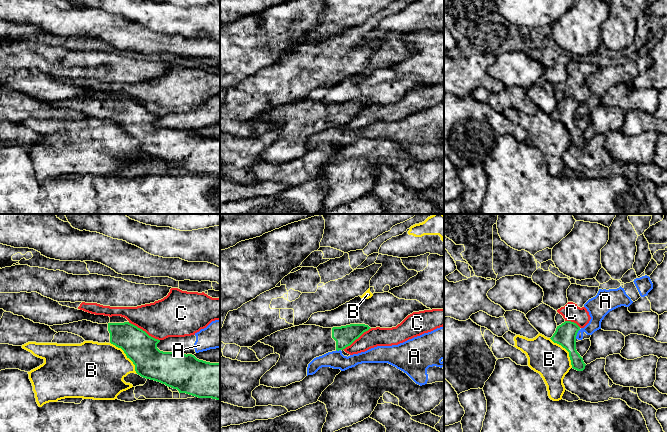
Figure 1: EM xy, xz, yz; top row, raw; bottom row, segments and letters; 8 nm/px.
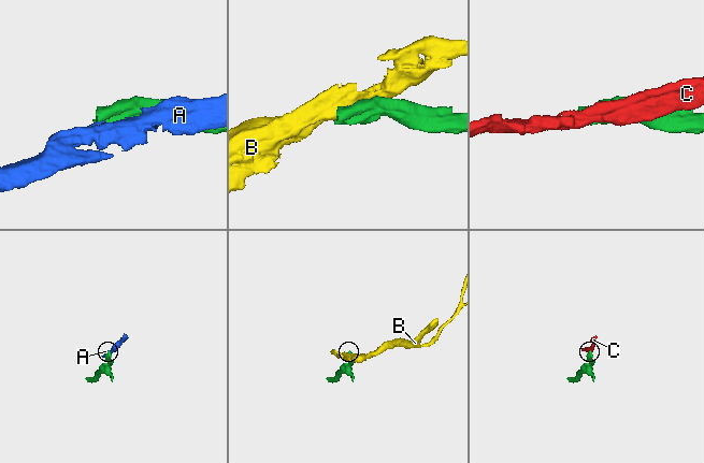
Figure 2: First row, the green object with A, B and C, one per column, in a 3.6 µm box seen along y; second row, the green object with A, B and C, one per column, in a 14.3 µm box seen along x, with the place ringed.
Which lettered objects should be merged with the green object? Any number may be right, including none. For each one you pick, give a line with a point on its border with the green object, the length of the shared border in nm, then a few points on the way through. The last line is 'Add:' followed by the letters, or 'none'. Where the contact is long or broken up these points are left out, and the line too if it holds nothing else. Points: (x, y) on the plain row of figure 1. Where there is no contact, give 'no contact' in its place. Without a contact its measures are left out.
Add: none

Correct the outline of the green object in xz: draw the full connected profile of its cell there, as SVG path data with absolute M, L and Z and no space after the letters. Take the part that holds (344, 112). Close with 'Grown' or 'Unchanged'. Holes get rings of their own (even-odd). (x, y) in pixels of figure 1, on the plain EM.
M365 100L333 104L299 101L265 113L259 118L273 123L274 130L279 130L280 134L261 153L260 161L280 164L302 157L307 152L308 140L314 134L345 125L369 105Z. Grown

